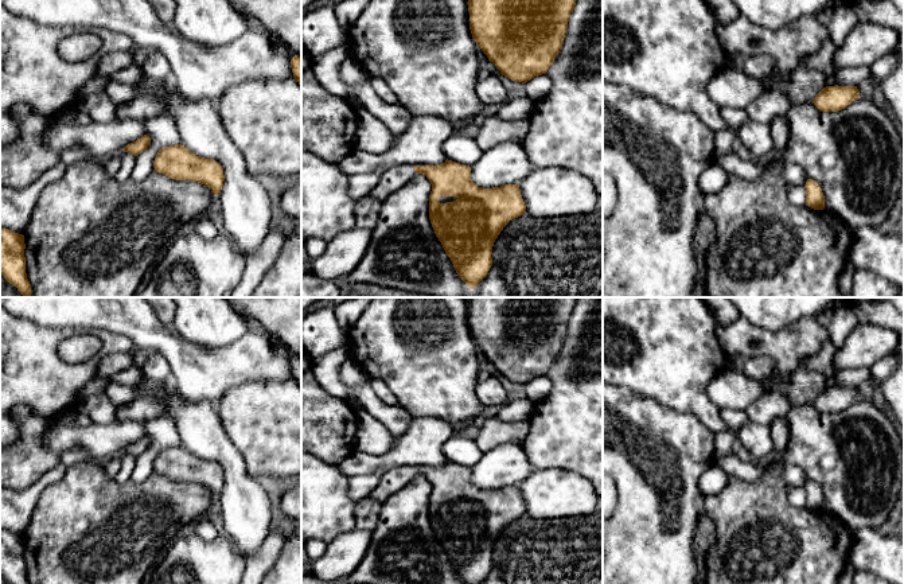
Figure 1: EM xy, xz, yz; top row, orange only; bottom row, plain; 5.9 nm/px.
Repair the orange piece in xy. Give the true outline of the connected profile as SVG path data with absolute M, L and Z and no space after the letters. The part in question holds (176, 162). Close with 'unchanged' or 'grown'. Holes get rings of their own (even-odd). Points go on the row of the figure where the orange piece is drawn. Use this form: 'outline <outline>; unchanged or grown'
outline M182 144L161 148L153 161L156 172L175 180L191 180L207 186L217 196L225 182L218 161L196 156Z; unchanged

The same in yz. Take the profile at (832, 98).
outline M826 86L813 100L821 112L838 112L860 98L857 86Z; unchanged

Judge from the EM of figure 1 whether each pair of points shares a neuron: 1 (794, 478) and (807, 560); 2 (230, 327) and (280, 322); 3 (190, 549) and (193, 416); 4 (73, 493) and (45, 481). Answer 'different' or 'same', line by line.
1: different
2: different
3: different
4: different

